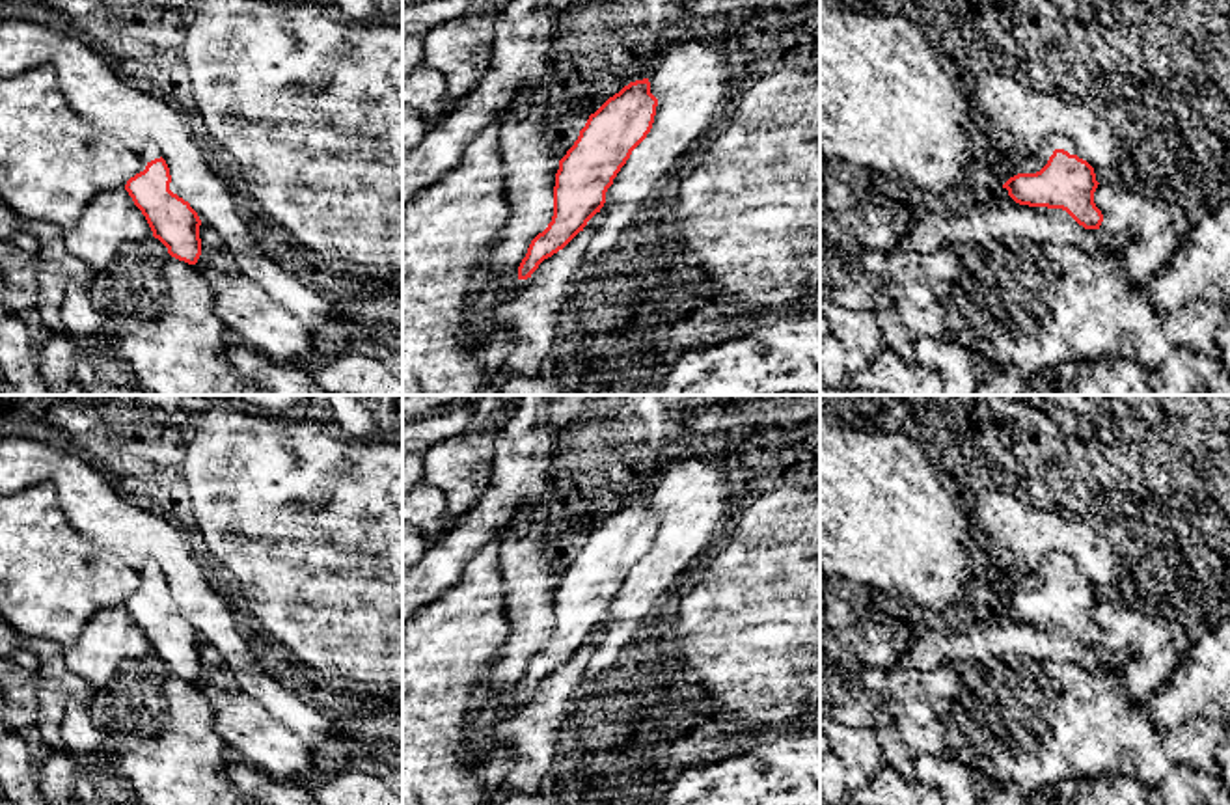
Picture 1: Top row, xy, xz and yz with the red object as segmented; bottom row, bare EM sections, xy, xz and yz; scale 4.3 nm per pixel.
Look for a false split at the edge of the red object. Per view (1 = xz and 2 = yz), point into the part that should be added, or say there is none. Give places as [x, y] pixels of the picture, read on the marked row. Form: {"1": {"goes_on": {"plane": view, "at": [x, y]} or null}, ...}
{"1": {"goes_on": {"plane": "xz", "at": [507, 293]}}, "2": {"goes_on": {"plane": "yz", "at": [1044, 150]}}}

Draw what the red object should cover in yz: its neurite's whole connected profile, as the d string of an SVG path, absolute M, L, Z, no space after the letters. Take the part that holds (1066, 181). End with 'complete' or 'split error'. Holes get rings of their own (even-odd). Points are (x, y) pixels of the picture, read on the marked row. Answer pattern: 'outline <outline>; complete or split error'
outline M1051 134L1032 155L1042 170L1010 177L1003 184L1008 196L1019 205L1062 209L1085 229L1100 229L1103 214L1094 203L1100 183L1075 142L1064 134Z; split error

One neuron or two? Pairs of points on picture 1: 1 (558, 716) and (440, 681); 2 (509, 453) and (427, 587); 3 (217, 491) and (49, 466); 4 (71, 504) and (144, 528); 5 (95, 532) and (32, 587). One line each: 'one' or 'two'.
1: two
2: one
3: two
4: one
5: two

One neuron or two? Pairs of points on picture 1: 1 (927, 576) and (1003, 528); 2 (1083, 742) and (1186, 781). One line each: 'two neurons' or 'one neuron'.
1: two neurons
2: two neurons

